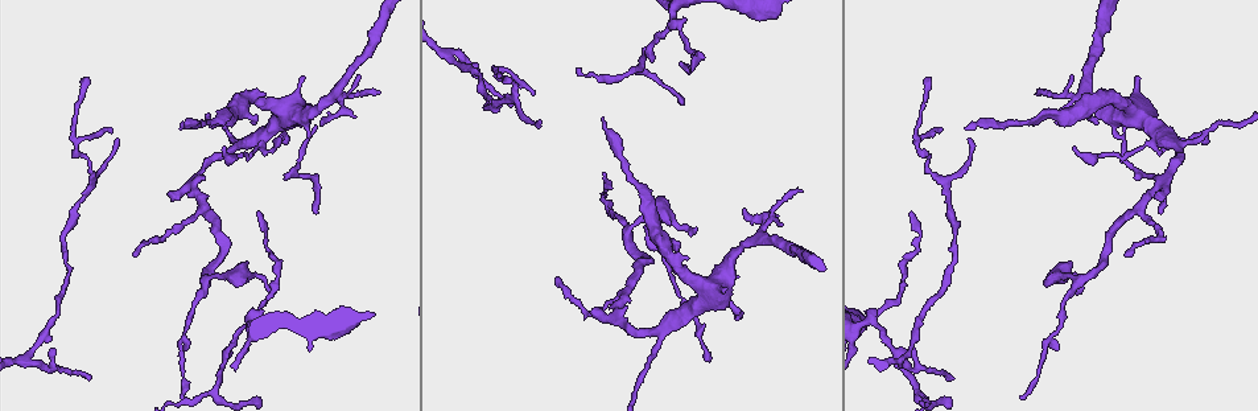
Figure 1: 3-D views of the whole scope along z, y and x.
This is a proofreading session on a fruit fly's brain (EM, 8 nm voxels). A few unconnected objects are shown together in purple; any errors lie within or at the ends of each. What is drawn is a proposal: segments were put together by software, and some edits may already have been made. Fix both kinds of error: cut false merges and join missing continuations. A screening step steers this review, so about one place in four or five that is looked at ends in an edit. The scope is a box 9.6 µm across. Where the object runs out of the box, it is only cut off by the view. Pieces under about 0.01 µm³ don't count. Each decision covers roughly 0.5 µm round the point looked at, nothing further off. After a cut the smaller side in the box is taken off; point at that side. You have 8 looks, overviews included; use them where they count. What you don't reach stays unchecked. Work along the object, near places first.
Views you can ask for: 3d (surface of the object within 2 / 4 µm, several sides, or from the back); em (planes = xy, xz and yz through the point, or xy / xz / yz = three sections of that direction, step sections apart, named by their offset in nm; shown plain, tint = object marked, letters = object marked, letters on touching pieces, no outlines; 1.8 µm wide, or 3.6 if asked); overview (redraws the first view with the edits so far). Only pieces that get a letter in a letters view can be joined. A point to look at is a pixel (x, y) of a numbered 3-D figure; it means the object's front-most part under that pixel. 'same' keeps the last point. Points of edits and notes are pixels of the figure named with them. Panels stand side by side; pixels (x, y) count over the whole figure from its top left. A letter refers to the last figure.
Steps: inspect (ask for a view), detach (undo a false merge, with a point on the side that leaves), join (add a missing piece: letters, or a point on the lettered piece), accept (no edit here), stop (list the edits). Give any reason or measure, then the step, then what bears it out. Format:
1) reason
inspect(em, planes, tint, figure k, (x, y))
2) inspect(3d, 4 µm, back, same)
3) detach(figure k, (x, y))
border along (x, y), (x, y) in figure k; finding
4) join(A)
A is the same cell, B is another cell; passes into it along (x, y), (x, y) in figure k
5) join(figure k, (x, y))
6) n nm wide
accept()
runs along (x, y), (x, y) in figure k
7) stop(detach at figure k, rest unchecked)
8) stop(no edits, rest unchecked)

abrupt turn
inspect(3d, 4 µm, back, figure 1, (755, 237))

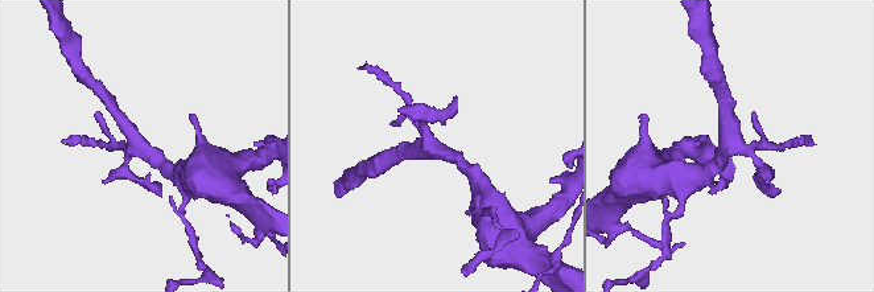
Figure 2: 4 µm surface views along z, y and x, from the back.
need the tissue
inspect(em, planes, plain, figure 2, (143, 146))

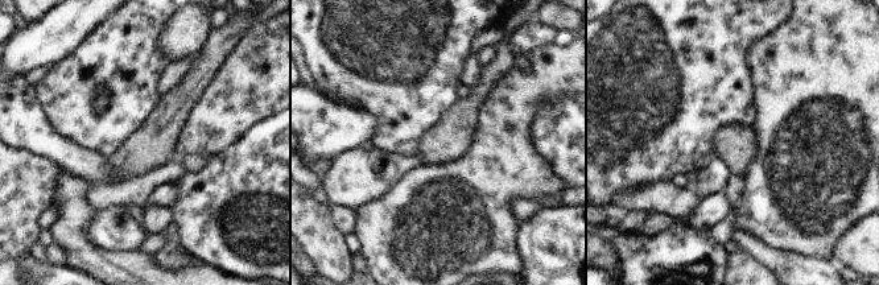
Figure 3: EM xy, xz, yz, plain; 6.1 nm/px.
inspect(em, planes, letters, same)

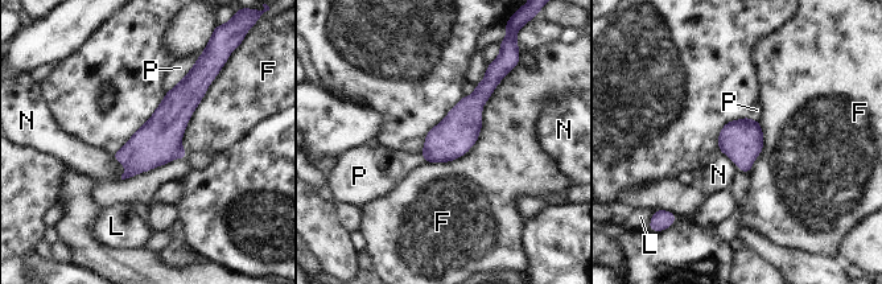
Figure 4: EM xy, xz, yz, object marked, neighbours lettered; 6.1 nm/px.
accept()
F, L, N and P are other cells; runs along (198, 78), (163, 134), (128, 173) in figure 4; all the same cell

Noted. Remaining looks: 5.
inspect(3d, 4 µm, back, figure 1, (681, 313))

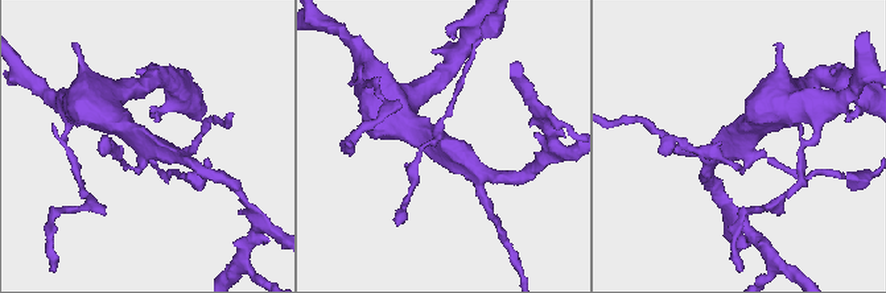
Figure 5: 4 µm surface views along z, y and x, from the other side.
4 arms
inspect(em, xy, step 4, letters, figure 5, (147, 146))

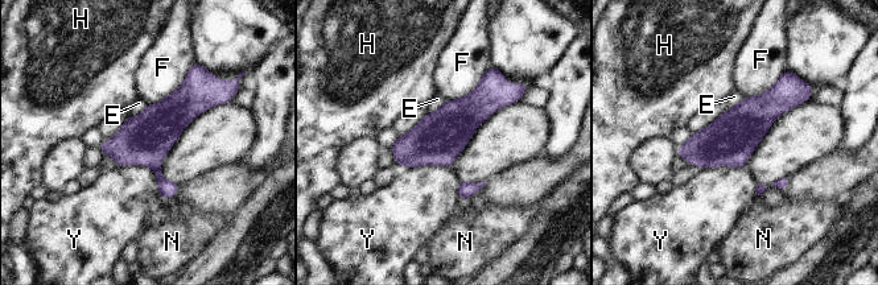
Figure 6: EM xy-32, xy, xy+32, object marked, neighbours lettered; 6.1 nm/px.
detach(figure 6, (168, 189))
E, F, H, N and Y are other cells; a second cell is stuck on

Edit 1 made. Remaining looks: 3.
inspect(overview)

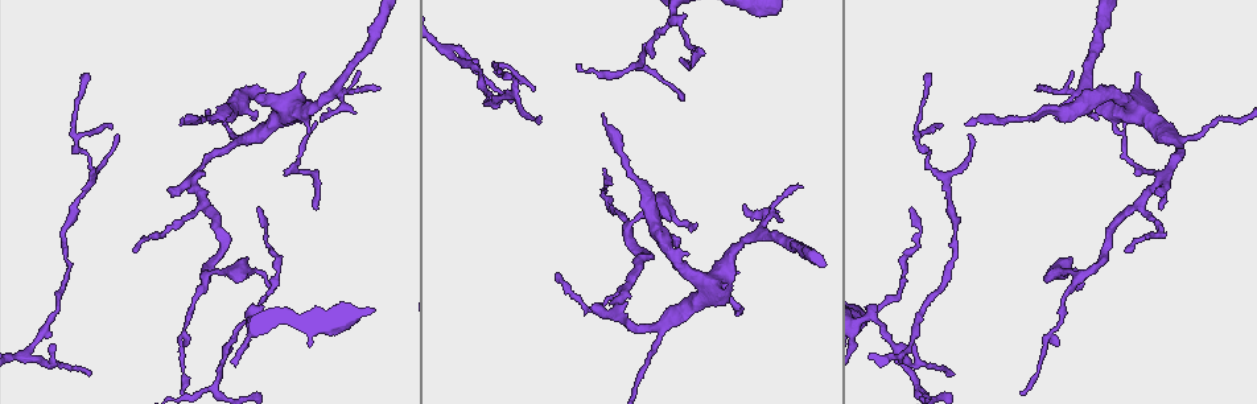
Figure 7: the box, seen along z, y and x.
an open end
inspect(em, xz, step 16, tint, figure 7, (259, 206))

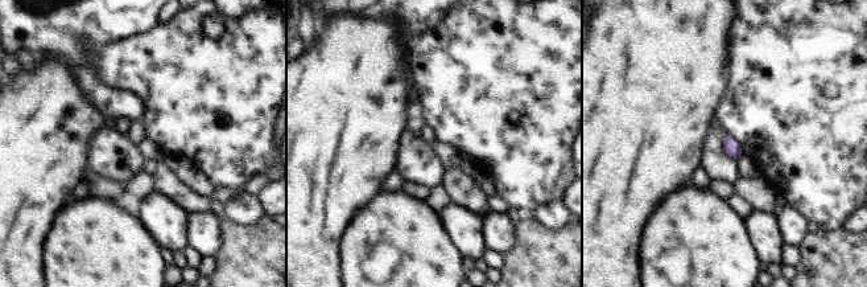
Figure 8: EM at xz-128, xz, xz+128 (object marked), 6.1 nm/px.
what lies round it
inspect(em, xz, step 16, letters, same)

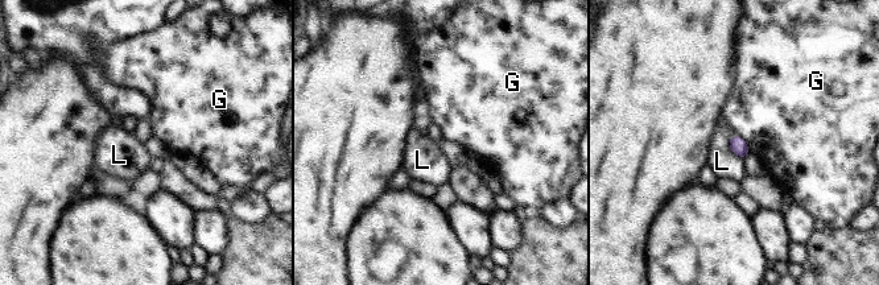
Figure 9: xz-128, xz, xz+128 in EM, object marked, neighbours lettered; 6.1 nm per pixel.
accept()
G and L are other cells; border along (731, 133), (746, 141), (750, 153) in figure 9; no lettered piece goes on from it

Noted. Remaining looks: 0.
stop(detach at figure 6, rest unchecked)

